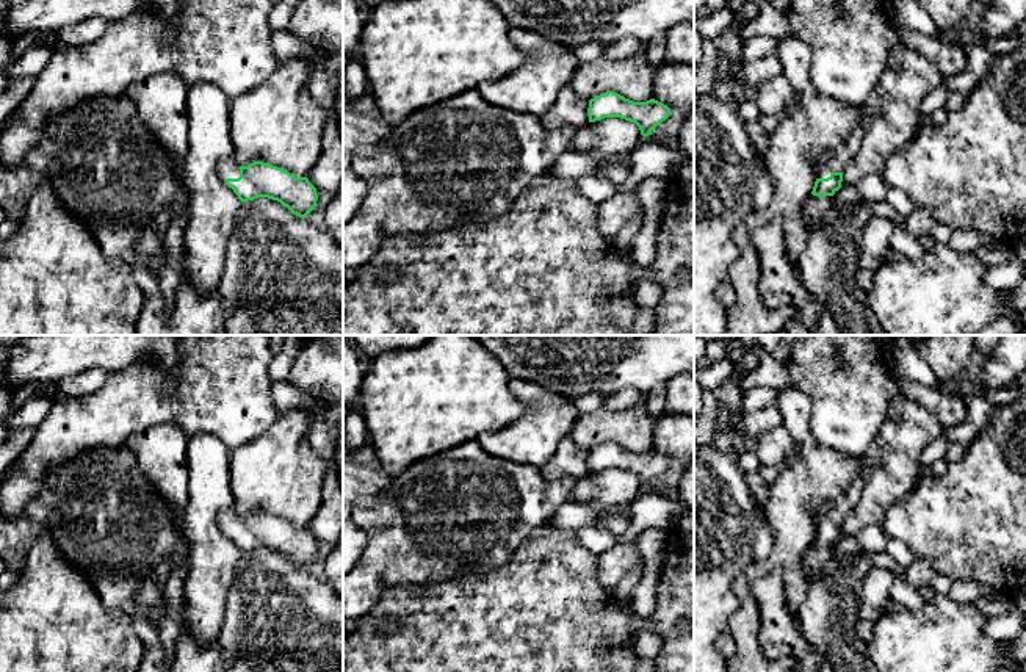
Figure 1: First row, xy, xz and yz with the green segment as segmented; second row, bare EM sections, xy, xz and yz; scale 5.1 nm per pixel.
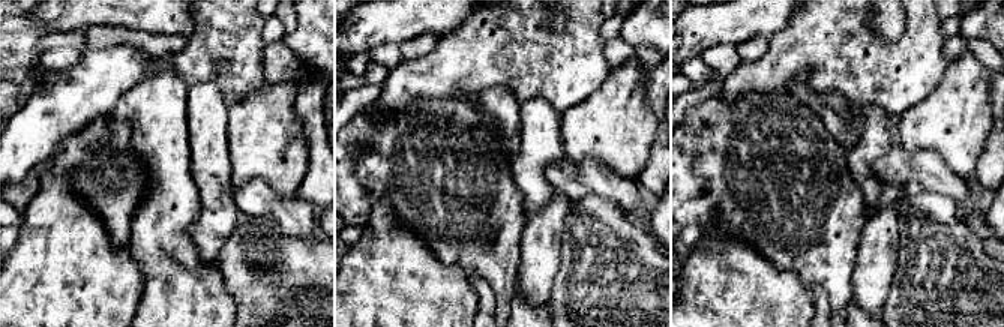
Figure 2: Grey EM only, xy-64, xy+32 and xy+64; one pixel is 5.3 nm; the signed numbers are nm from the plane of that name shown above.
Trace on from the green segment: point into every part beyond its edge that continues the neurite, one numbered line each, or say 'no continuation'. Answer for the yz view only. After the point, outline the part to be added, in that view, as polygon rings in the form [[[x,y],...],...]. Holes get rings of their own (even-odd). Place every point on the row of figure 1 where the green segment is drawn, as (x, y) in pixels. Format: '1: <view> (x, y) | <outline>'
1: yz (846, 151) | [[[858,122],[840,143],[840,146],[830,155],[829,161],[821,168],[818,179],[827,179],[832,172],[843,172],[858,152],[862,135],[863,132]]]

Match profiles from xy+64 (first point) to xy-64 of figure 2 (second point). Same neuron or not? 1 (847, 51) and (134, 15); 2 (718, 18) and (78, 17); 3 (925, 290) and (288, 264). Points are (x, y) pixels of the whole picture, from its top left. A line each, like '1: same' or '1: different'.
1: different
2: same
3: same

